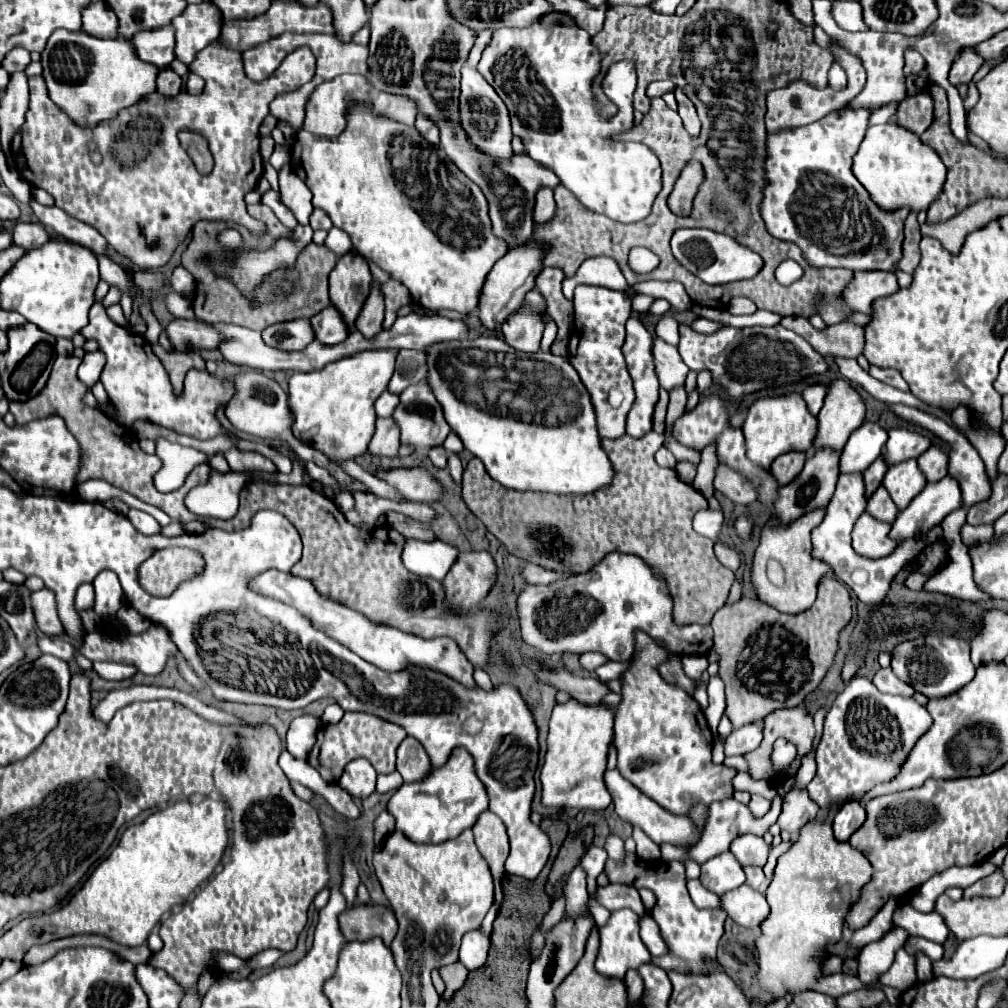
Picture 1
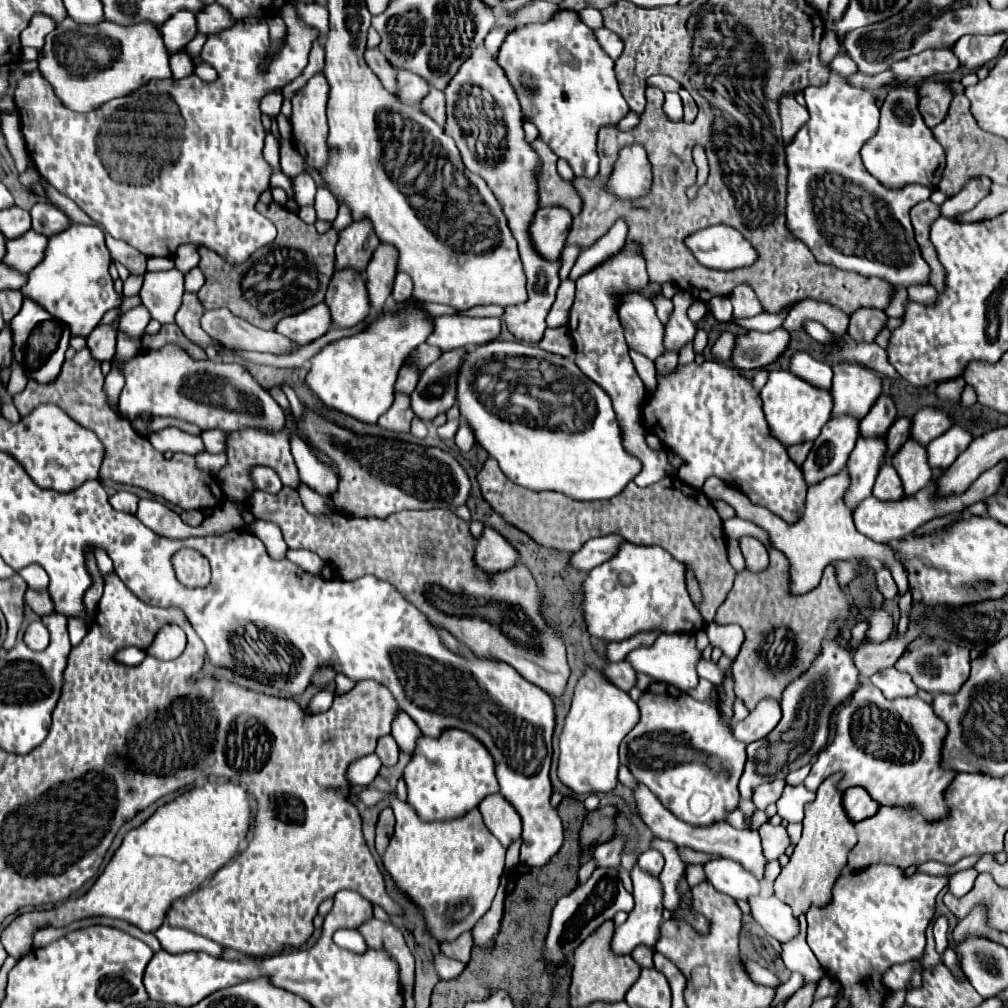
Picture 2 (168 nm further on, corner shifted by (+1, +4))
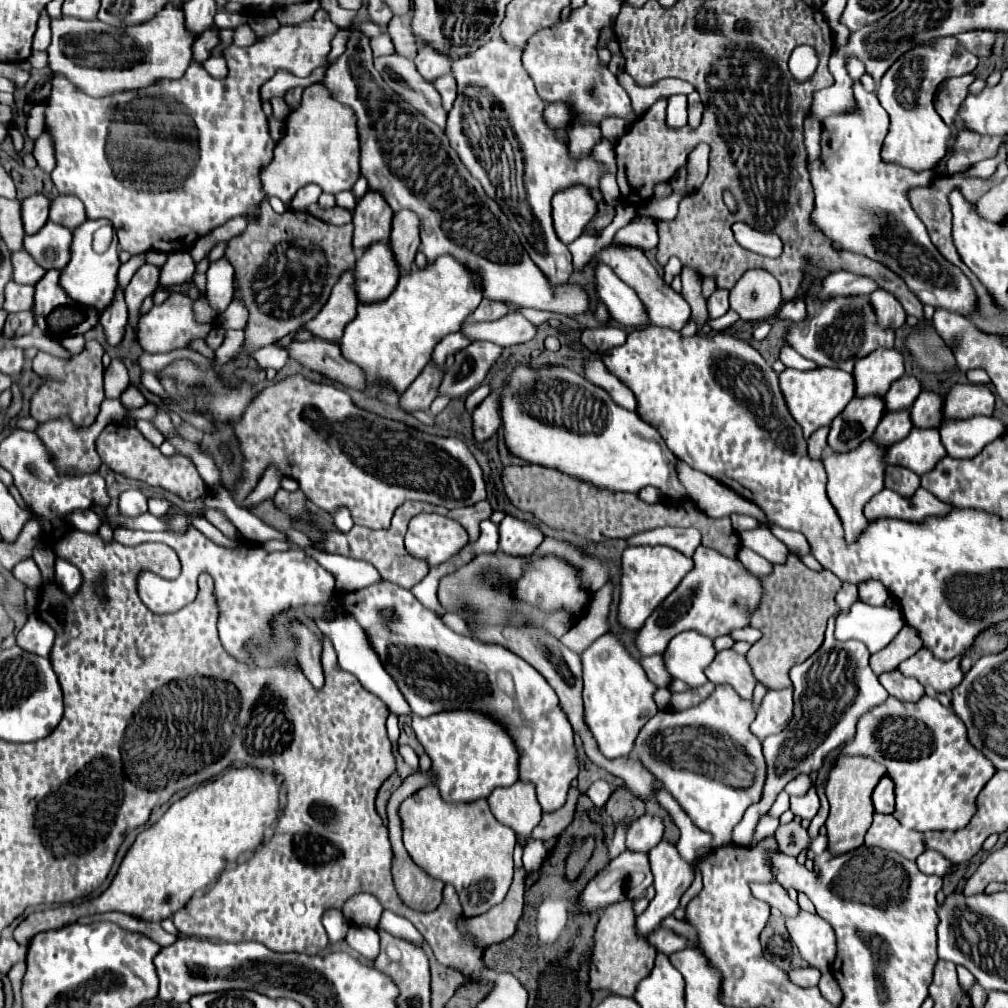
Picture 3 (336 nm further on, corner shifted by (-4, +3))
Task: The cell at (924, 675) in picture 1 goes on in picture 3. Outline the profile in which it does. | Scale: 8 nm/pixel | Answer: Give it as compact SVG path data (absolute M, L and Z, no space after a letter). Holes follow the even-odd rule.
M920 648L914 656L906 658L898 670L904 676L912 676L920 680L924 688L930 692L950 692L962 682L962 668L960 668L962 656L956 656L952 660L938 660L928 648Z

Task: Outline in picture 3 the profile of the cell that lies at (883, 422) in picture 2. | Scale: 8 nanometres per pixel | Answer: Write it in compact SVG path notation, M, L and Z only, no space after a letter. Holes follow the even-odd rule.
M910 376L898 378L884 394L884 404L886 404L884 412L892 412L892 410L898 412L898 410L910 408L912 402L918 398L918 394L920 394L920 382L916 378L910 378Z

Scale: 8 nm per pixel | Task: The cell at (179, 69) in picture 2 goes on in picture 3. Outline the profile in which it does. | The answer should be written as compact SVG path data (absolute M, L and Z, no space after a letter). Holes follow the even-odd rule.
M210 28L210 30L206 30L204 34L200 34L194 40L194 44L192 44L192 54L194 54L192 60L198 62L198 64L202 64L210 56L210 50L214 46L218 46L218 30Z

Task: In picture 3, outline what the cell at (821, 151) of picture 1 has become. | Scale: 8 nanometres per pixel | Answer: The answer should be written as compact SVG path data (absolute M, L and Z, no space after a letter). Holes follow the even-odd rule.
M854 80L854 110L824 118L820 132L820 158L808 160L808 174L816 196L812 224L840 250L868 256L898 274L922 304L948 306L966 316L974 306L968 278L952 266L930 242L926 226L910 206L908 192L930 186L934 172L912 174L900 166L884 164L880 148L888 134L888 114L878 98Z

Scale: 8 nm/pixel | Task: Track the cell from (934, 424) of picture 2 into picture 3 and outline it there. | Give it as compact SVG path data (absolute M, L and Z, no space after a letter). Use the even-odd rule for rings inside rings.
M956 384L944 398L942 420L966 420L974 416L992 416L996 396L988 386Z

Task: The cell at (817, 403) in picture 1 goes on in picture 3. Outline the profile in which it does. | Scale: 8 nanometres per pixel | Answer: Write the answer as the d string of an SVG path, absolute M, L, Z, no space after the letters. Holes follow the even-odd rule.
M784 346L780 352L780 360L784 362L786 368L796 368L796 370L816 370L818 364L806 360L802 354L794 352L792 346Z

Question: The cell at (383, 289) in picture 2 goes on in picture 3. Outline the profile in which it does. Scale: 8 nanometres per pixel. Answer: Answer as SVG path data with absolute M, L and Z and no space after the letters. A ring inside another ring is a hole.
M400 210L400 214L394 216L388 244L396 264L400 266L400 272L408 274L412 270L412 262L420 244L416 230L416 214L412 214L410 210Z

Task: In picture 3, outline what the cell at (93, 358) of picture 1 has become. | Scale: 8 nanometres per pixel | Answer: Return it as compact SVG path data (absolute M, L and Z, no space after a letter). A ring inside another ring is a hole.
M118 288L116 302L112 302L112 306L108 306L108 310L104 310L104 314L100 316L100 326L104 328L104 336L110 346L118 346L122 342L124 328L128 322L128 308L122 296L124 292L122 288Z

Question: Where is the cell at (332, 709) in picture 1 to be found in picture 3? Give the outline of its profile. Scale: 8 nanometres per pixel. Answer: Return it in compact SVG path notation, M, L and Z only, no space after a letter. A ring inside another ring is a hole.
M340 614L338 618L334 618L330 622L328 620L318 620L318 628L332 642L332 646L334 646L334 650L338 654L338 664L340 664L342 670L352 672L366 690L374 692L388 706L388 710L392 714L396 714L398 718L402 718L402 716L408 718L410 716L410 706L404 702L404 696L400 694L398 686L392 682L388 672L382 668L376 654L372 654L372 648L368 646L366 632L360 630L360 626L356 626L356 622L352 622L352 618L348 618L346 614Z

